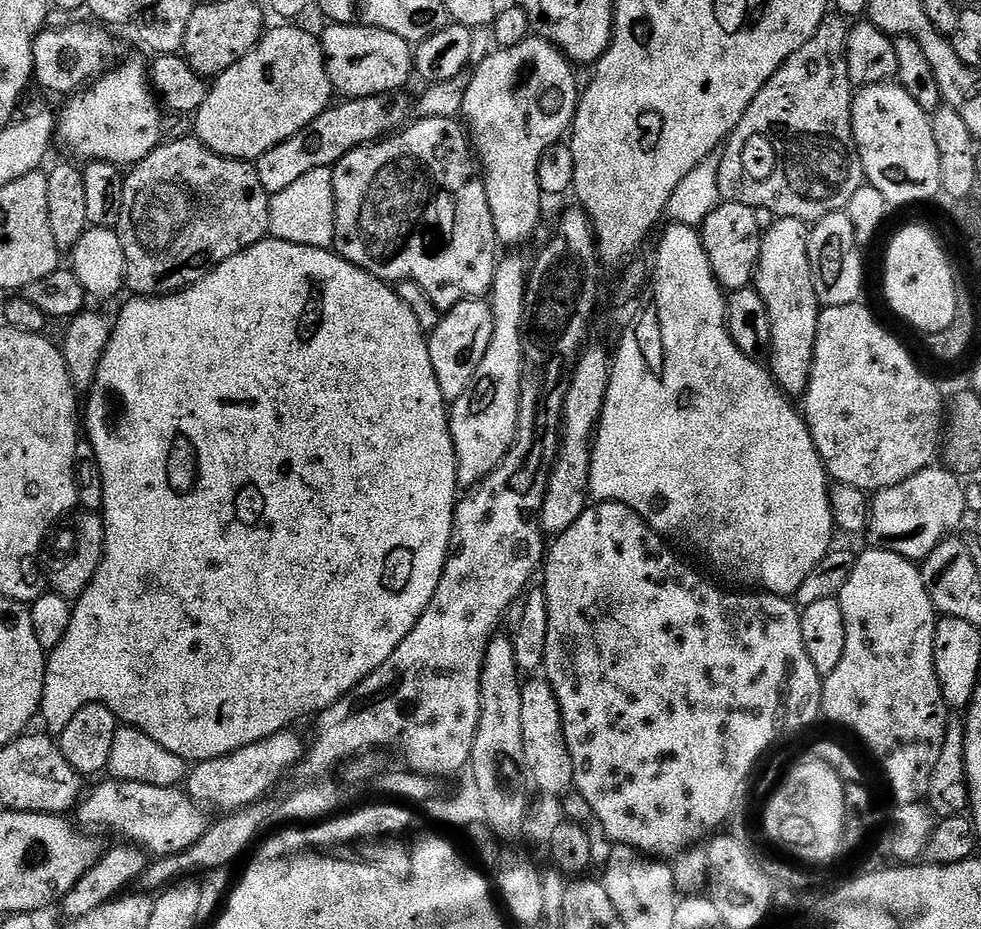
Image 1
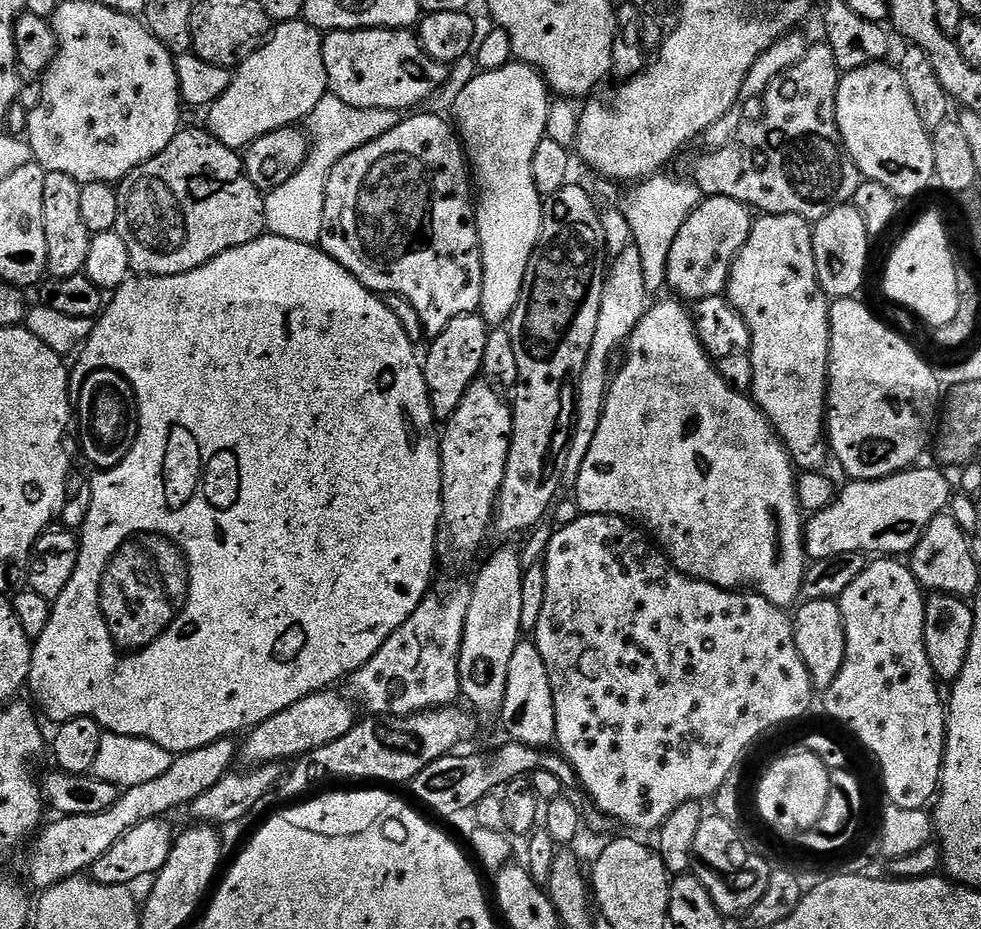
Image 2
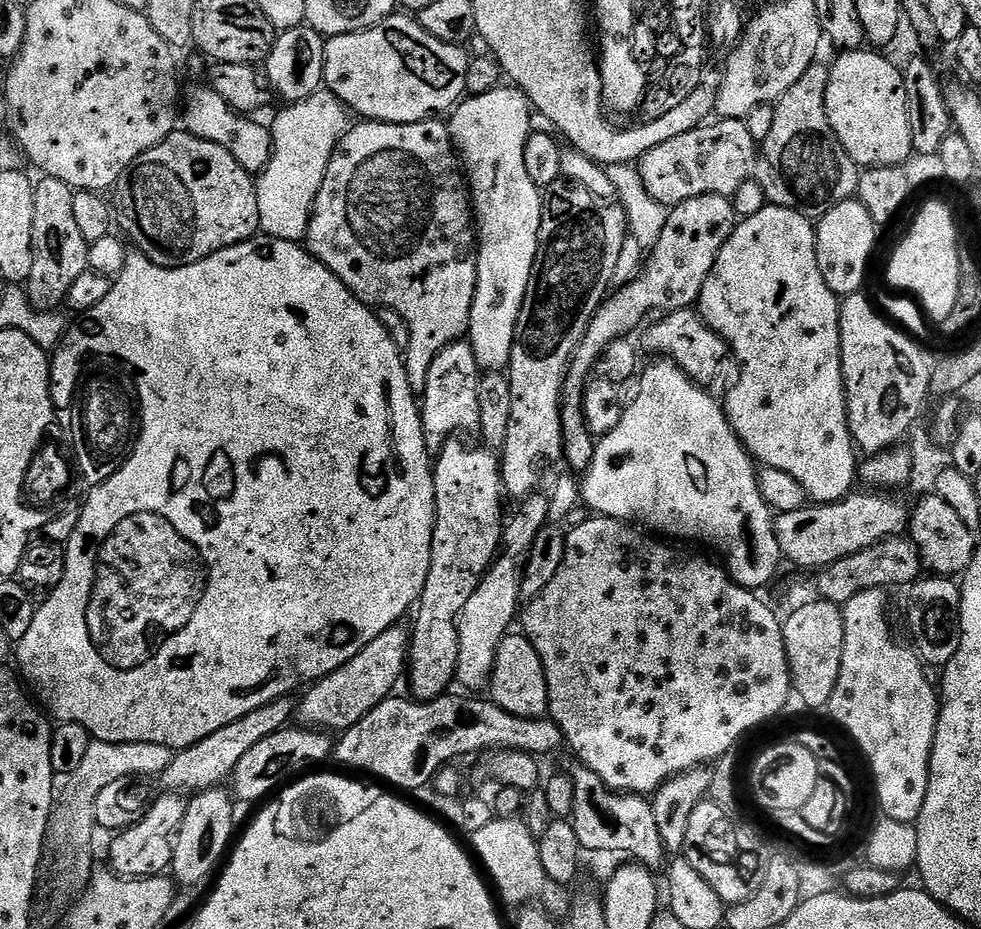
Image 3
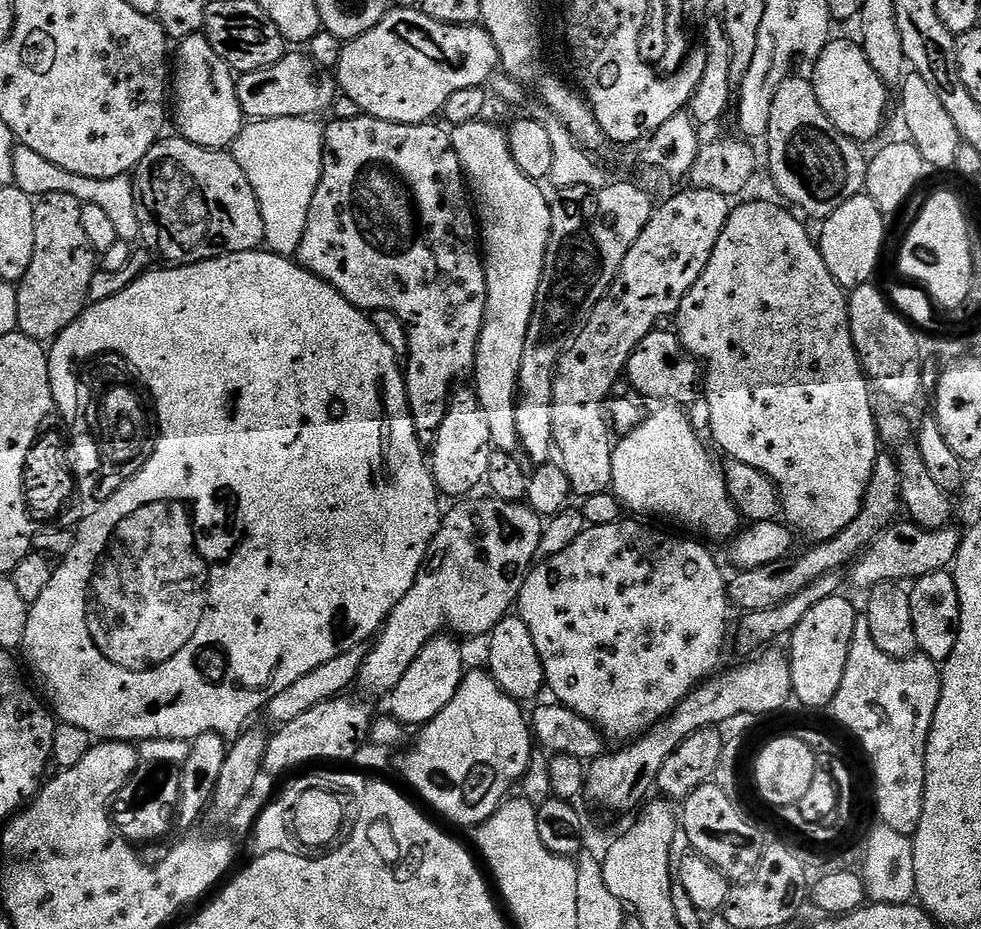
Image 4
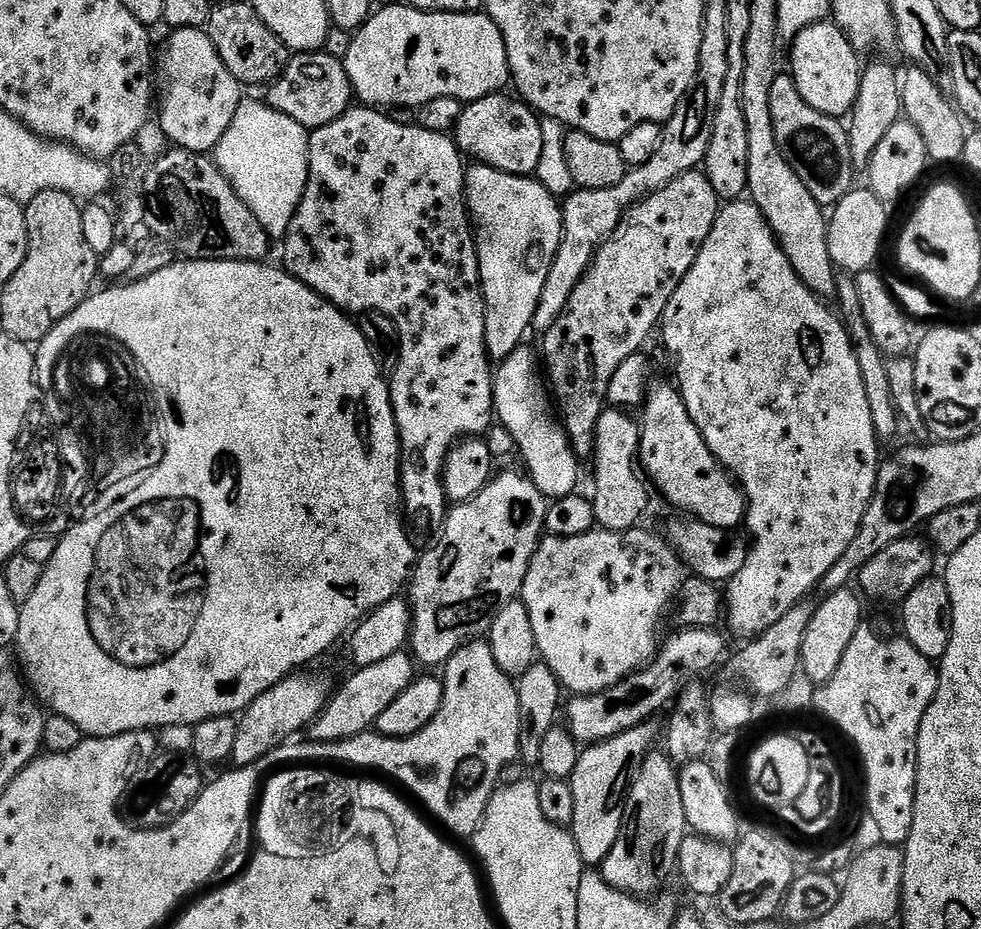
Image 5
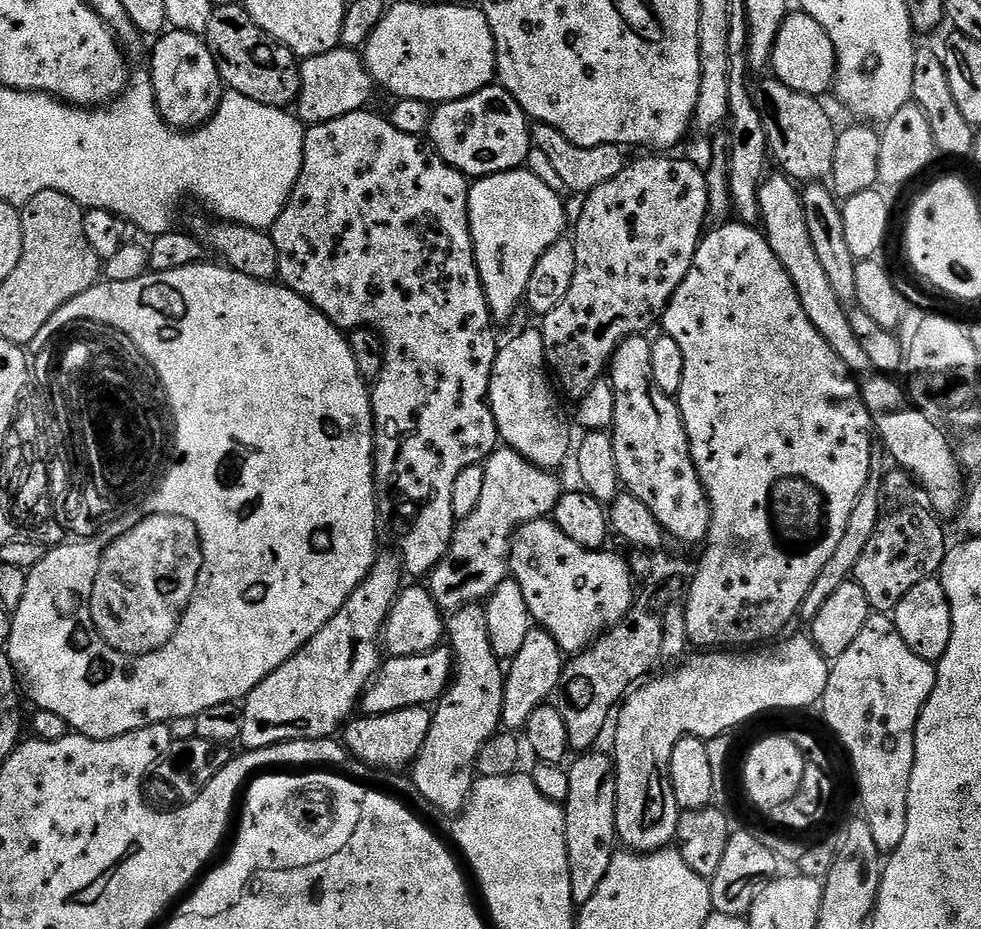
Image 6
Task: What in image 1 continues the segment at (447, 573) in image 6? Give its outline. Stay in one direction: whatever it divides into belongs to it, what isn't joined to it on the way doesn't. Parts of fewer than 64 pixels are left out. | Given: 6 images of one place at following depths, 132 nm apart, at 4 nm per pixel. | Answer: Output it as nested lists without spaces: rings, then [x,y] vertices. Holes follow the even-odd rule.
[[[296,730],[275,732],[265,740],[259,740],[248,746],[242,746],[222,758],[210,758],[199,761],[196,768],[187,773],[186,791],[197,804],[209,809],[221,808],[221,813],[236,812],[248,804],[261,801],[276,784],[276,779],[287,768],[292,769],[303,759],[306,751],[306,740]]]

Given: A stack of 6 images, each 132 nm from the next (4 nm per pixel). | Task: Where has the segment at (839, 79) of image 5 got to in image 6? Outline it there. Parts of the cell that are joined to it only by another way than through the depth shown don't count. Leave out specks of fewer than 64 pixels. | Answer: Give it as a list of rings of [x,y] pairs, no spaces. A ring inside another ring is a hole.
[[[799,10],[789,11],[782,22],[782,28],[778,30],[778,38],[774,42],[770,72],[775,79],[790,86],[790,90],[798,90],[807,96],[823,97],[823,92],[833,87],[836,78],[836,51],[834,42],[830,42],[830,34],[826,34],[826,30],[822,30],[822,26],[818,26],[818,22],[810,18],[810,14]]]

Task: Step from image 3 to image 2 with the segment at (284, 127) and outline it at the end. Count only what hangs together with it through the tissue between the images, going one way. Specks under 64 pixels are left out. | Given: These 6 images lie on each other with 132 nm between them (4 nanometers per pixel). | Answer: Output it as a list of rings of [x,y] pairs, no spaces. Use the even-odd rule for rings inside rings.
[[[324,96],[322,102],[314,106],[306,121],[306,132],[310,137],[306,162],[300,167],[298,174],[290,178],[290,182],[282,182],[282,186],[264,196],[264,222],[267,231],[273,236],[290,238],[290,242],[319,245],[326,186],[332,168],[338,166],[338,162],[342,162],[346,154],[382,138],[382,134],[390,134],[390,130],[394,130],[401,119],[401,113],[394,110],[355,108],[342,102],[342,98],[337,96]]]

